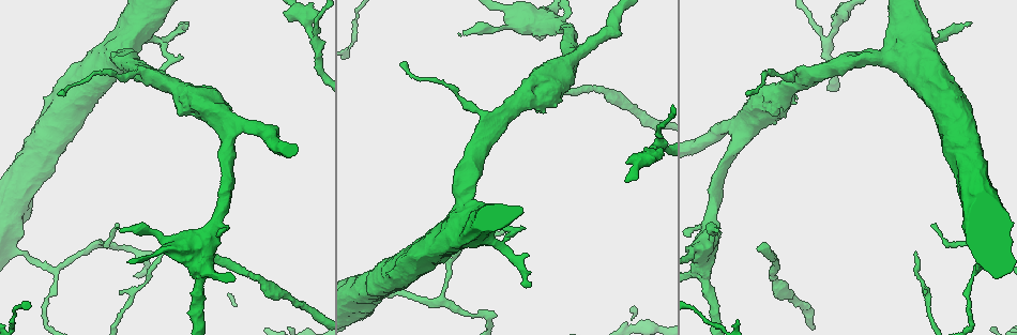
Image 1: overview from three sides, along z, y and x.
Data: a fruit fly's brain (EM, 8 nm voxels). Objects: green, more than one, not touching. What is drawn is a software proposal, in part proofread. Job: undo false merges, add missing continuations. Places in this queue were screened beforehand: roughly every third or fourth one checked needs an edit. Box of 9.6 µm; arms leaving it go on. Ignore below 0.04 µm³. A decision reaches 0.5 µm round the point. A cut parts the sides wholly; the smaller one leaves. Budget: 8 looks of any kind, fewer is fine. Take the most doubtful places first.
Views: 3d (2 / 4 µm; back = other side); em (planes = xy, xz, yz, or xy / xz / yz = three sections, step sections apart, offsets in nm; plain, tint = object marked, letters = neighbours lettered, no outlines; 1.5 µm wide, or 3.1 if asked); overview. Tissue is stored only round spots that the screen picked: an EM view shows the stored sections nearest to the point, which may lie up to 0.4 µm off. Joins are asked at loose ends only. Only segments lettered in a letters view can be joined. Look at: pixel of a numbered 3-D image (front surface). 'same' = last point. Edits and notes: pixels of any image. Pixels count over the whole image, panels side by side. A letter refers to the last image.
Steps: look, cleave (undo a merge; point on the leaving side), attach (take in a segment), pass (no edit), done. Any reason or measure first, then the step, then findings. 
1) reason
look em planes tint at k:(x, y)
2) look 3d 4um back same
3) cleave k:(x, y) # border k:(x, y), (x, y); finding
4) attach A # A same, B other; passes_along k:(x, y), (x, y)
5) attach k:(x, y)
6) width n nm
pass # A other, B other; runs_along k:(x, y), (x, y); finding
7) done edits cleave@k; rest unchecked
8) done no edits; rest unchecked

long arm stops here
look 3d 2um back at 1:(756, 248)

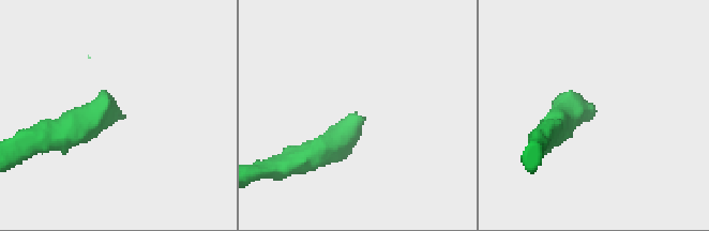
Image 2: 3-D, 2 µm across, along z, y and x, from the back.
look em planes letters at 2:(354, 113)

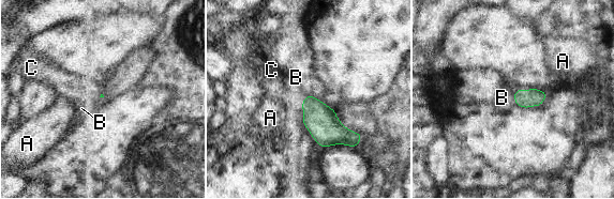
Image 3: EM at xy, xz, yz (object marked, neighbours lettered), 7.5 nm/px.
attach C # A other, B other, C same; passes_along 3:(322, 122), (304, 100), (274, 87); the cell continues

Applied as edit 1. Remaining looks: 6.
look em planes plain at 1:(401, 64)

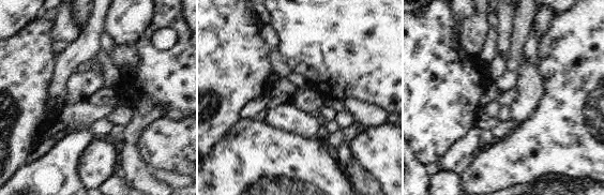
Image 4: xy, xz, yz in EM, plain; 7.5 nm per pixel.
what lies round it
look em planes letters same

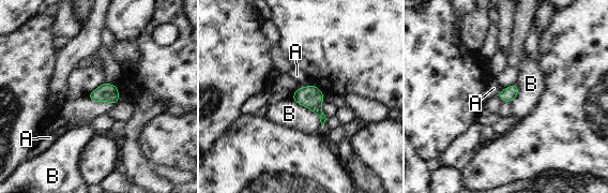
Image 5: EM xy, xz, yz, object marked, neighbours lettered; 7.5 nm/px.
pass # A other, B other; border 5:(291, 99), (309, 108), (322, 125); none of them fits

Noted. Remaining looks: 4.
three arms meet
look em planes letters at 1:(826, 38)

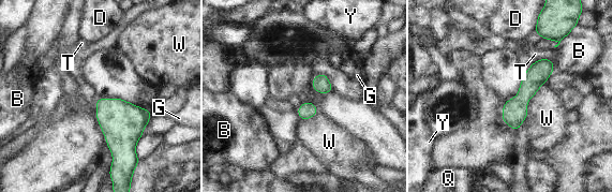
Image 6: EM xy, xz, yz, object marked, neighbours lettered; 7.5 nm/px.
longest_contact W 320 nm
pass # B other, D other, G other, Q other, T other, W other, Y other; continuous, no second cell

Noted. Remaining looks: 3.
done edits attach@3; rest unchecked

